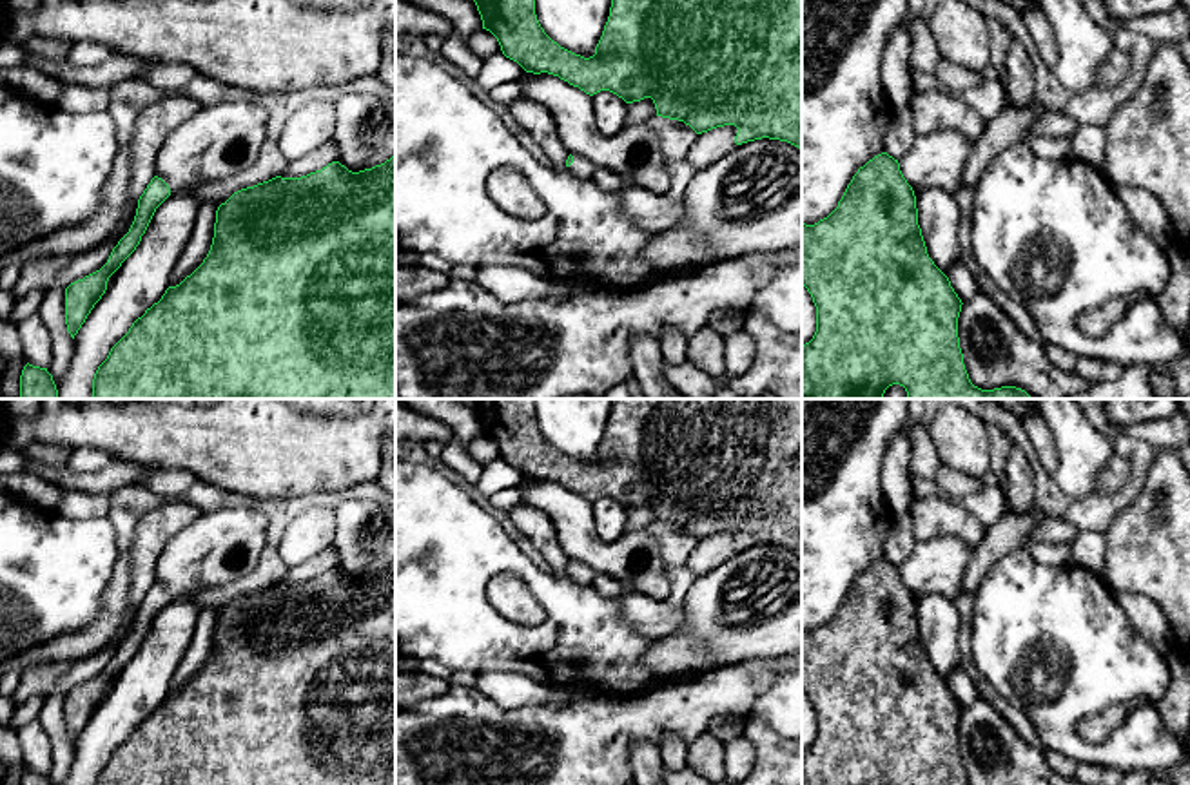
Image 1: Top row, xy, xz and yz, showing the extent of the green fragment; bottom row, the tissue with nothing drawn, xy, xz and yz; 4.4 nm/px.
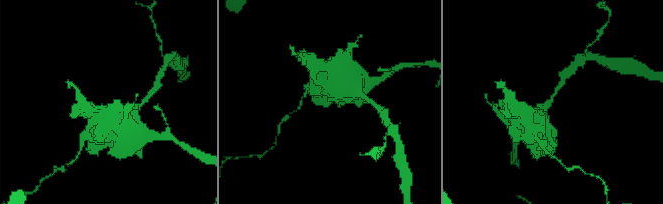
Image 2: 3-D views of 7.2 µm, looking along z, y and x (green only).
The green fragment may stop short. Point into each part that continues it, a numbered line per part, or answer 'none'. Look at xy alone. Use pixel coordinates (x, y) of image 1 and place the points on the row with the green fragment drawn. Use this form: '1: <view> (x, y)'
none

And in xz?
1: xz (581, 167)

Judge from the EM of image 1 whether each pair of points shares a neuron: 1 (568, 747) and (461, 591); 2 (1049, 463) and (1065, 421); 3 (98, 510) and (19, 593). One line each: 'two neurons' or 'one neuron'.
1: two neurons
2: two neurons
3: two neurons

